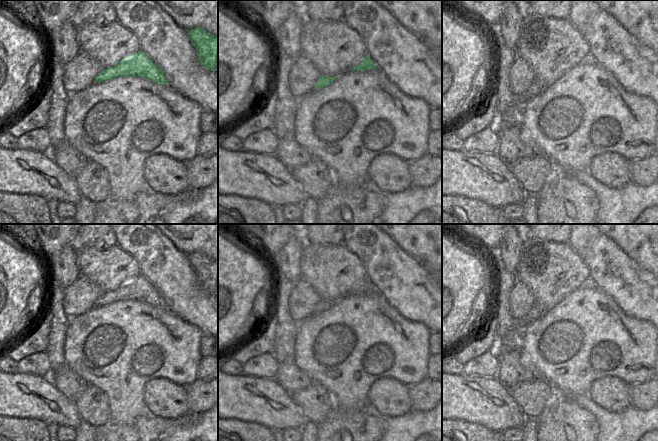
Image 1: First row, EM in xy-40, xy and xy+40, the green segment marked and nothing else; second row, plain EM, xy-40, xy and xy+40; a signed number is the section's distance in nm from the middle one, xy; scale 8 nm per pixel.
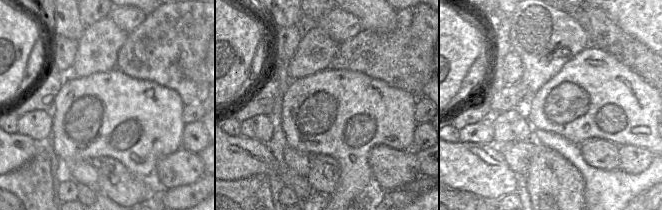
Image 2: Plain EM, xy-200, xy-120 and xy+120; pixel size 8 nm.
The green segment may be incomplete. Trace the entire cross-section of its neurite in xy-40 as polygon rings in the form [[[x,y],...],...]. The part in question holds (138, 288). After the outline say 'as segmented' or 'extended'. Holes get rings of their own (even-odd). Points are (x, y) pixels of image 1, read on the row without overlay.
[[[142,275],[124,281],[114,291],[103,293],[95,302],[95,307],[130,299],[142,301],[160,309],[168,309],[161,293]]]; as segmented

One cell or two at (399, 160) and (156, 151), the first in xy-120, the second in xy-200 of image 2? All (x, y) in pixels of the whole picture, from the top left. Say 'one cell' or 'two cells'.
two cells

